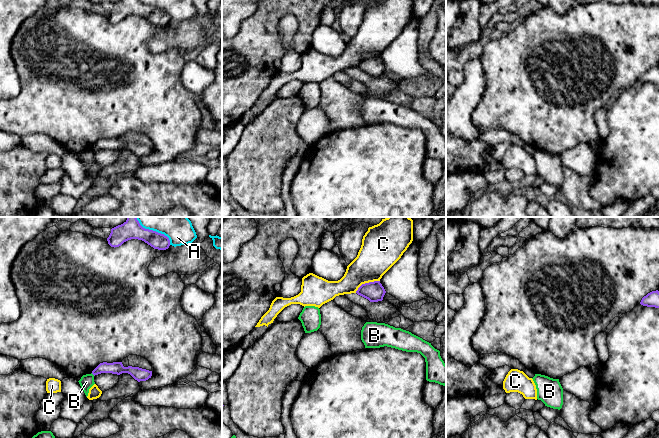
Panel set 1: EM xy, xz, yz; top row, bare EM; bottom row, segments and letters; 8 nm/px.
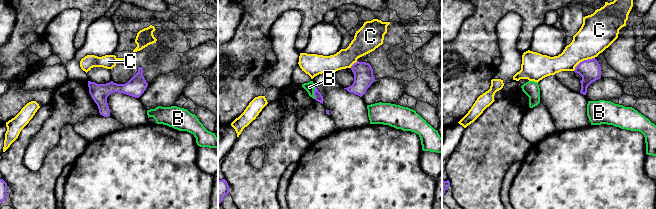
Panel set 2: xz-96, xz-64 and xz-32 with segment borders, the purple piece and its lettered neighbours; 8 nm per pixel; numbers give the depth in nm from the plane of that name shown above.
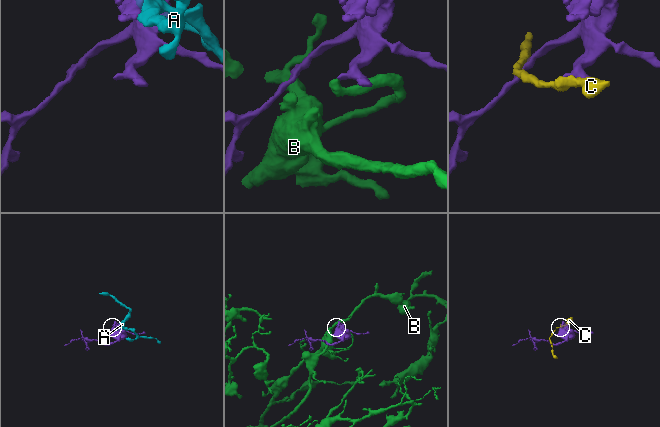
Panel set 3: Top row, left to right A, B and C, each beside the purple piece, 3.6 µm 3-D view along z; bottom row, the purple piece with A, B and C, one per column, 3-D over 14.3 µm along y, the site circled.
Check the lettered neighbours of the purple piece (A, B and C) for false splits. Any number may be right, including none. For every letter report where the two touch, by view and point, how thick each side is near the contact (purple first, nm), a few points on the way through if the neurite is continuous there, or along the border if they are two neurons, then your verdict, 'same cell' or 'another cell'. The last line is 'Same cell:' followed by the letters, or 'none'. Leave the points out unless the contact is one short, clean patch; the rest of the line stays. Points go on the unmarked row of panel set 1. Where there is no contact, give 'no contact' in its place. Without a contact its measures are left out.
A: contact xy (157, 8); calibres 130 and 180 nm; another cell
B: contact xy (93, 150); calibres 100 and 110 nm; border xy (91, 149), (94, 151); another cell
C: contact xz (366, 59); calibres 160 and 300 nm; another cell
Same cell: none

